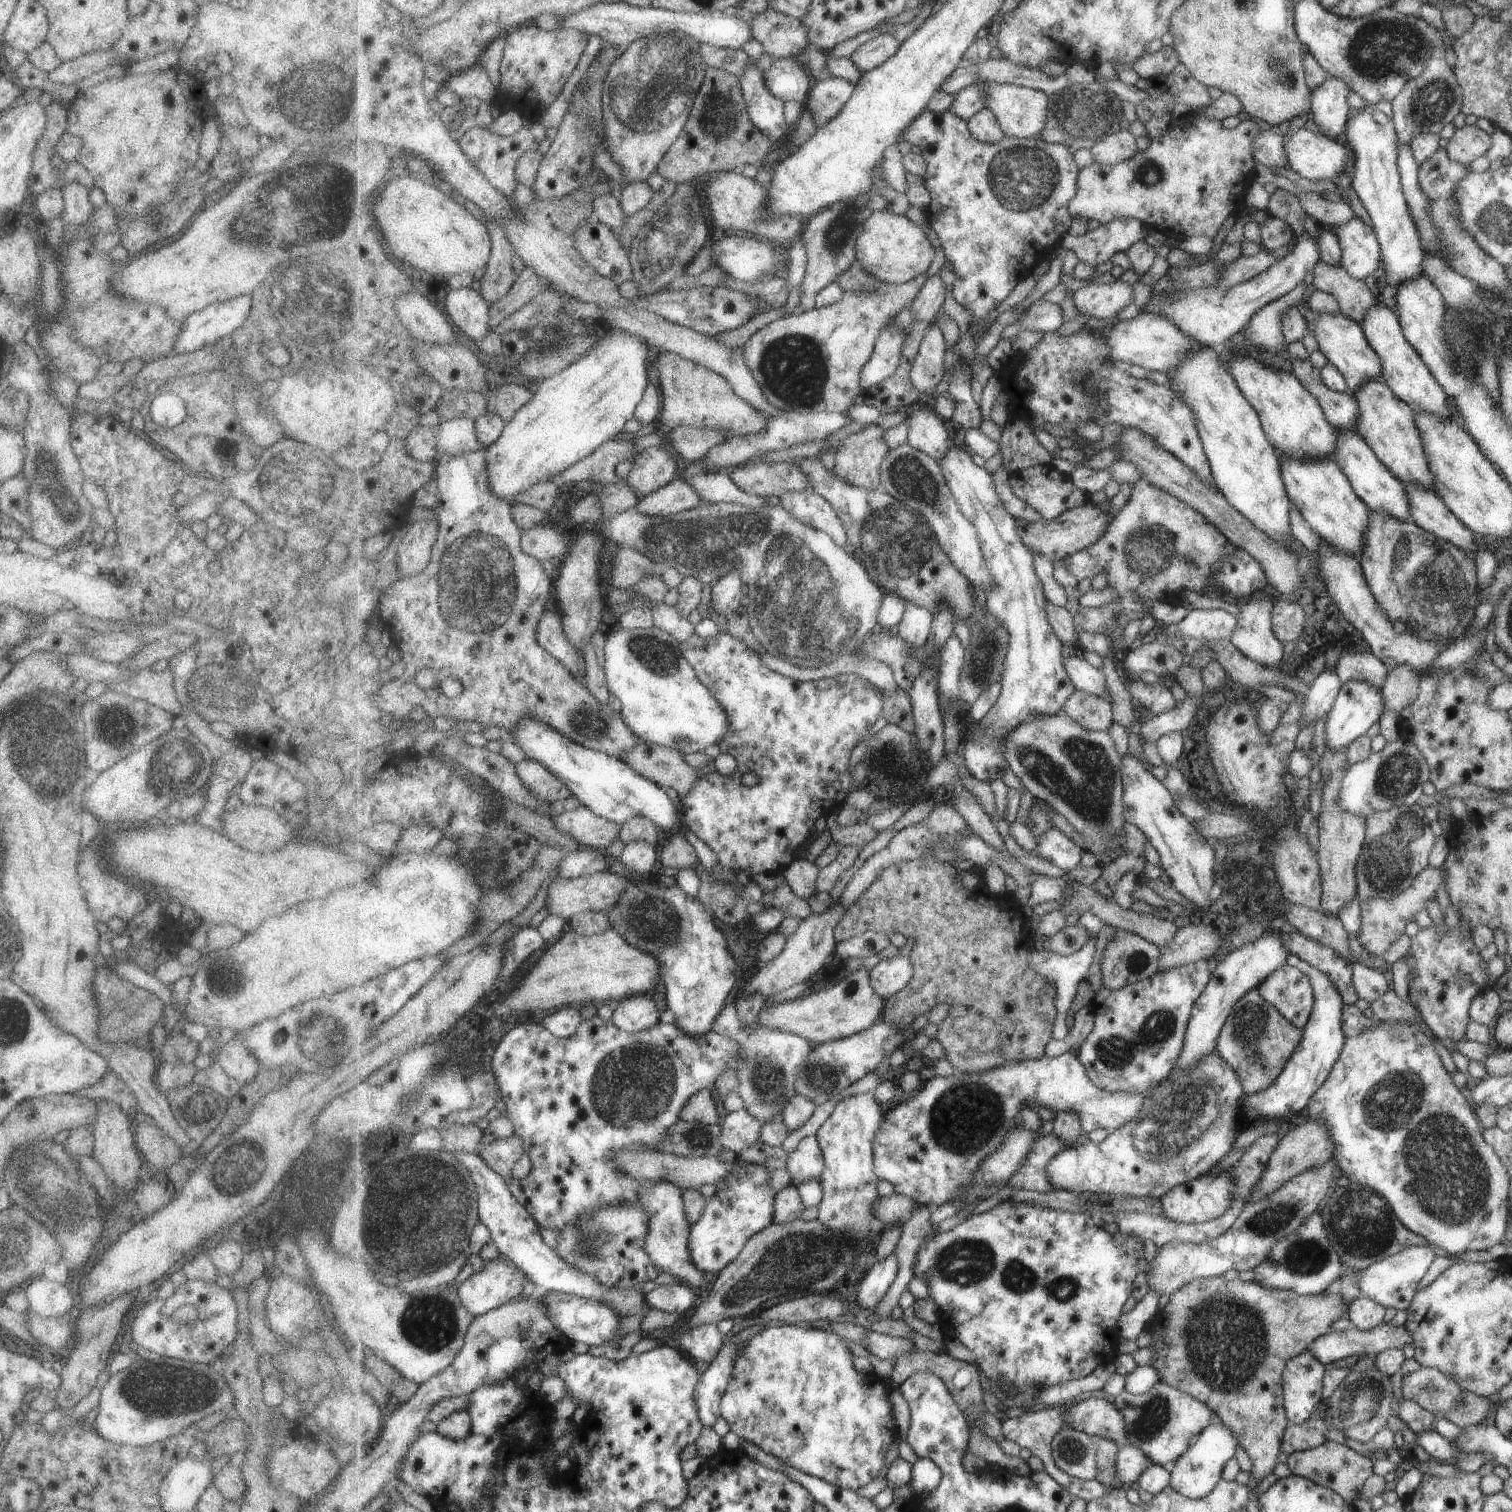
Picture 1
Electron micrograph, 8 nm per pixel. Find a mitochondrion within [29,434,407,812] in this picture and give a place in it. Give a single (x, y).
(167, 774)

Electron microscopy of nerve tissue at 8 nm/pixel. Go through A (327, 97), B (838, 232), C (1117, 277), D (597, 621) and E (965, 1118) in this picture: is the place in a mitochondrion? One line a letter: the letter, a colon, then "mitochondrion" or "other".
A: mitochondrion
B: mitochondrion
C: other
D: other
E: mitochondrion

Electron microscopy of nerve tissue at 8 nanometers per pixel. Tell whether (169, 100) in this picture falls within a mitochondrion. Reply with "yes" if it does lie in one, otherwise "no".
no

